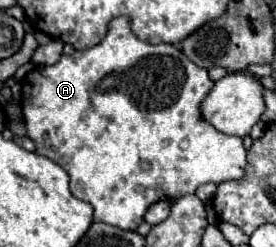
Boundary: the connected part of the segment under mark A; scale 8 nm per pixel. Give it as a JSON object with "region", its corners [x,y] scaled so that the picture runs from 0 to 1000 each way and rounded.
{"region":[[[438,65],[409,73],[395,89],[380,154],[351,186],[337,186],[322,202],[264,211],[257,227],[228,219],[221,243],[192,267],[127,267],[76,324],[76,348],[83,348],[83,364],[76,364],[83,372],[83,389],[76,389],[83,494],[91,494],[91,518],[98,518],[98,551],[134,591],[127,615],[163,623],[170,640],[185,640],[192,656],[207,656],[214,672],[236,680],[236,696],[257,721],[257,785],[337,834],[337,891],[344,899],[380,899],[380,907],[424,915],[438,931],[489,931],[518,899],[518,866],[554,818],[569,818],[569,810],[641,810],[670,785],[699,785],[721,745],[743,745],[743,737],[801,745],[815,729],[859,729],[888,704],[888,591],[880,591],[880,567],[866,551],[830,551],[830,543],[808,543],[808,534],[779,526],[721,462],[728,405],[772,356],[772,332],[764,332],[750,283],[728,275],[728,267],[707,267],[634,178],[540,178],[540,170],[504,162],[467,121],[460,73],[438,73]]]}

